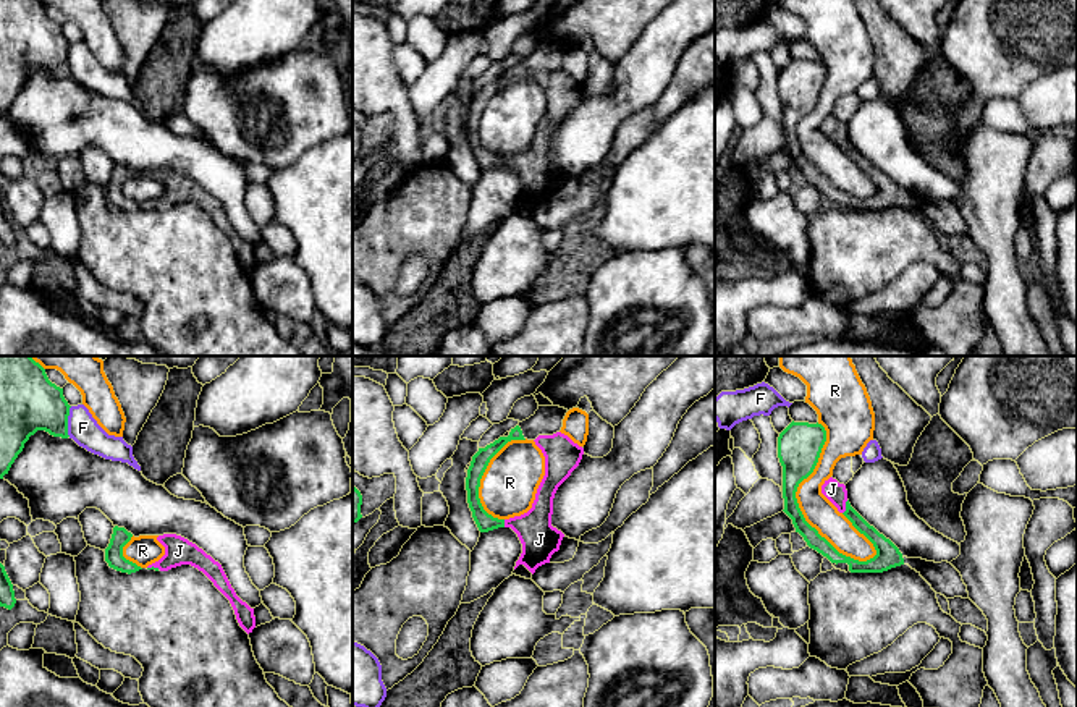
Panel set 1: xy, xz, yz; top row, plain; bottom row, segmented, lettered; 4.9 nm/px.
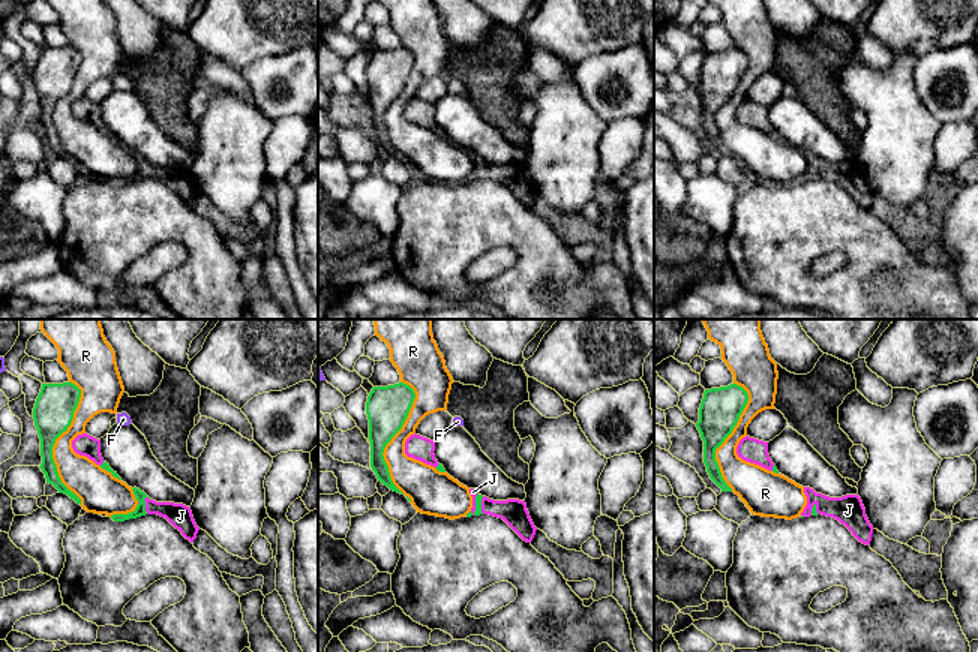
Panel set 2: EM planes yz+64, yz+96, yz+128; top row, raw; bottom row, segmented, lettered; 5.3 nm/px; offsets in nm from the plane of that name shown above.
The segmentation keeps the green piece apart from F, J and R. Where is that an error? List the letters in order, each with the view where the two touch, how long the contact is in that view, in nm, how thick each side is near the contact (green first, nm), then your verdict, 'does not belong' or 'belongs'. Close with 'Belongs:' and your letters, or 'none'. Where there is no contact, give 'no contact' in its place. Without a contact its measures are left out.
F: meets green in xy; contact 150 nm long; 300 nm thick on the green side, 150 nm on the other; does not belong
J: meets green in yz; contact 80 nm long; 80 nm thick on the green side, 100 nm on the other; belongs
R: meets green in yz; contact 750 nm long; 200 nm thick on the green side, 160 nm on the other; does not belong
Belongs: J

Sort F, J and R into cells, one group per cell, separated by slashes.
F / J / R

